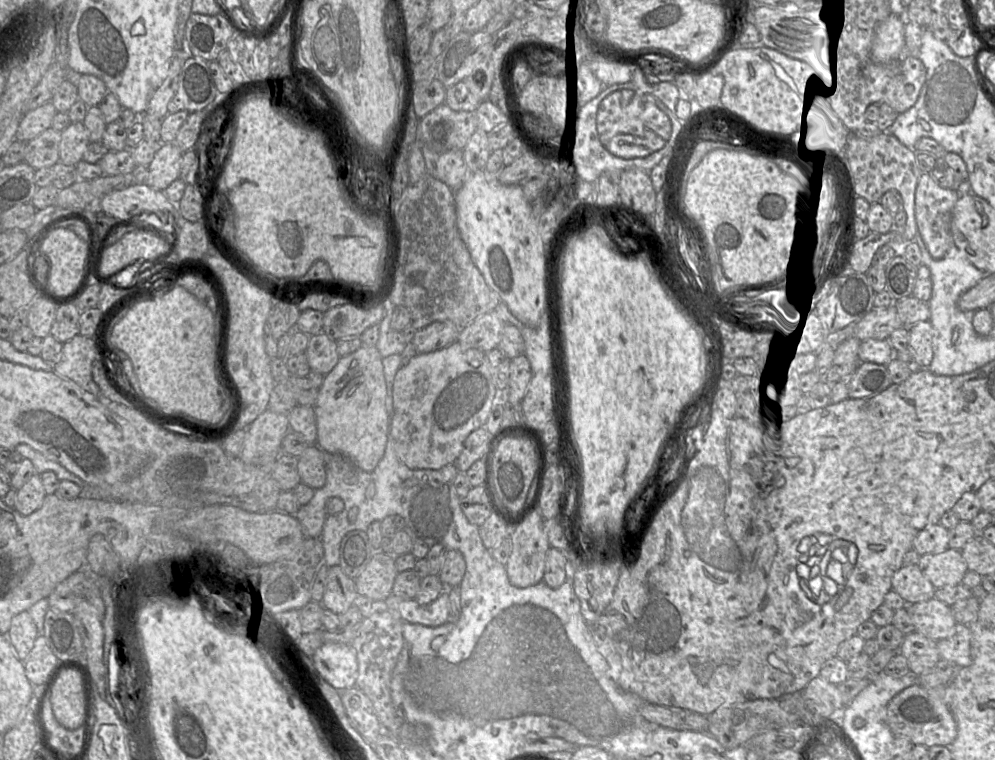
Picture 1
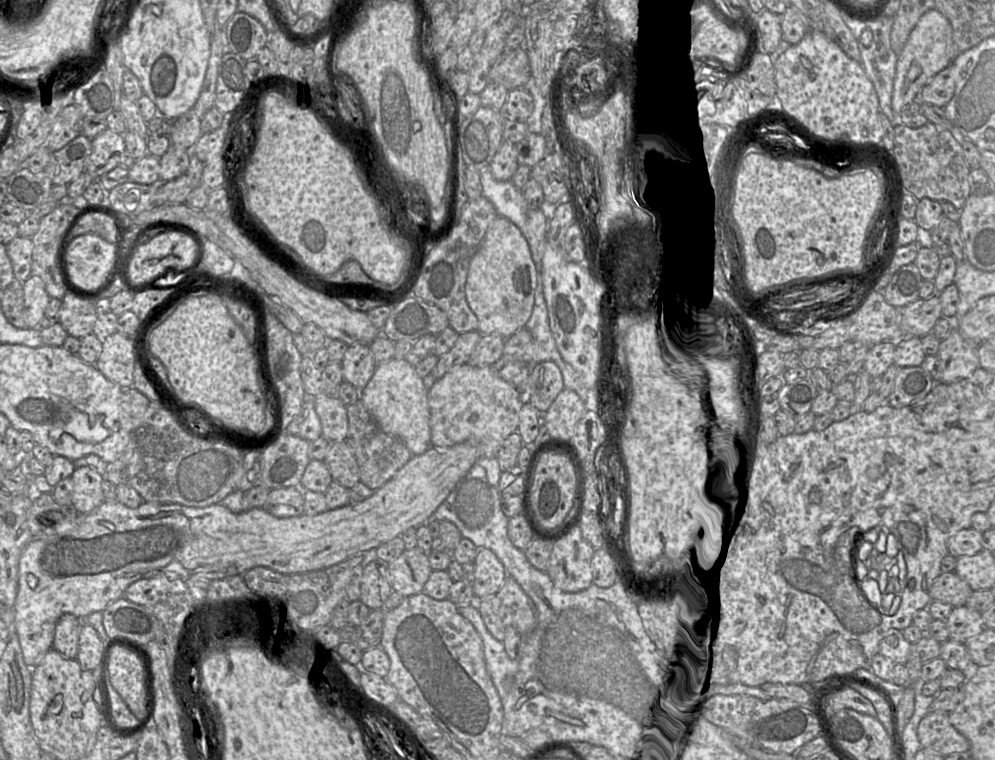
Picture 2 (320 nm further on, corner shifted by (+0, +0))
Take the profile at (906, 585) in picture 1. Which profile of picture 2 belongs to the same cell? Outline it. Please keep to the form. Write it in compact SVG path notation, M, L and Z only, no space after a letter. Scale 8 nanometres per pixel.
M954 571L941 572L930 588L932 600L948 603L953 607L965 605L971 592L969 584Z

